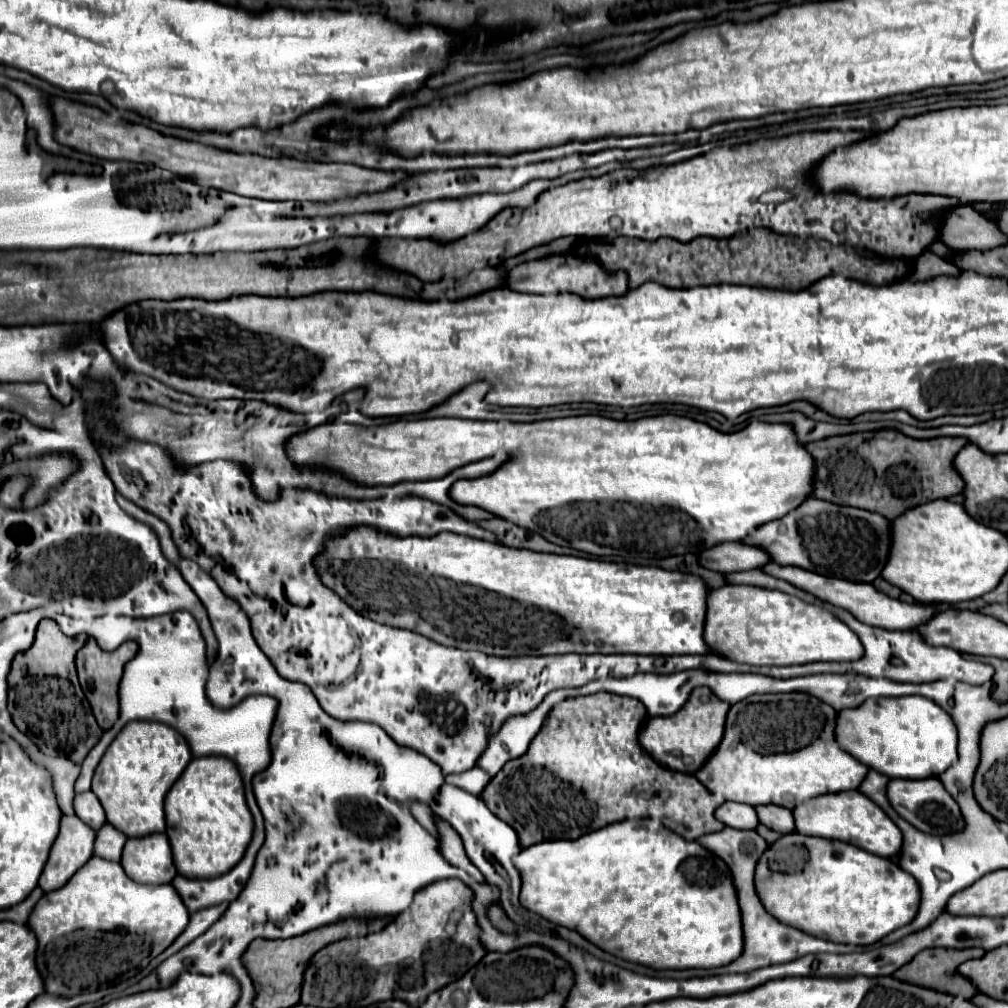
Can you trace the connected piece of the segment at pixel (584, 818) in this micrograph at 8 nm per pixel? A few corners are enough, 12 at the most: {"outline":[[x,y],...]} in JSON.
{"outline":[[557,703],[479,795],[519,845],[723,803],[637,743],[645,705]]}

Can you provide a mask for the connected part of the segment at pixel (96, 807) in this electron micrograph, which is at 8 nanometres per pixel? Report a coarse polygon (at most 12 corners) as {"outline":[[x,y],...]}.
{"outline":[[87,791],[75,797],[75,815],[91,829],[105,823],[99,799]]}

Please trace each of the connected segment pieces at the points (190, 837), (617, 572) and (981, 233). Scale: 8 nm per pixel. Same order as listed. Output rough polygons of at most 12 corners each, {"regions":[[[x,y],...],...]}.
{"regions":[[[191,759],[167,793],[183,877],[239,863],[253,835],[241,775]],[[335,535],[359,615],[497,657],[707,655],[703,579]],[[971,205],[939,227],[953,251],[1007,245],[997,225]]]}

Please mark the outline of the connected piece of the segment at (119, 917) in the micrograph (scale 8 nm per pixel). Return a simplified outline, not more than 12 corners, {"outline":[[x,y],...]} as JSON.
{"outline":[[91,857],[27,927],[45,993],[137,975],[187,927],[173,885]]}

